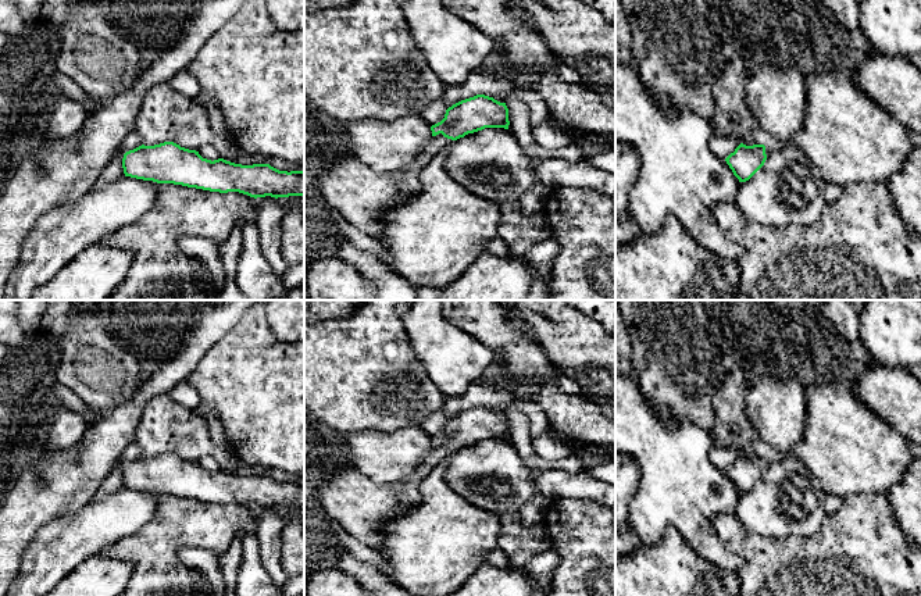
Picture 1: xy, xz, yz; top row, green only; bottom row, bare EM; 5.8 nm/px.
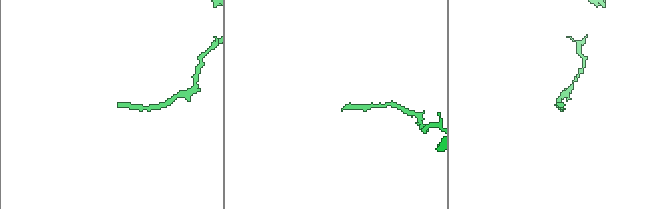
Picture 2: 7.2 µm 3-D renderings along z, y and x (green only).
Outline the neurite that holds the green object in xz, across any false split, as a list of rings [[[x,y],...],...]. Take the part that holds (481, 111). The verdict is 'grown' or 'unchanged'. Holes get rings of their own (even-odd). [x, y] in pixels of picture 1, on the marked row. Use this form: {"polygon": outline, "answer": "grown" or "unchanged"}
{"polygon": [[[476,94],[449,107],[445,118],[431,126],[432,138],[421,149],[421,154],[407,171],[376,172],[357,158],[349,156],[339,158],[331,168],[320,172],[320,193],[325,203],[332,210],[336,210],[347,222],[358,228],[361,232],[375,239],[381,239],[385,228],[382,221],[383,215],[395,206],[399,206],[420,193],[420,174],[439,151],[445,150],[453,140],[464,138],[468,133],[474,133],[485,128],[508,129],[508,125],[508,108],[506,103],[500,103],[485,94]]], "answer": "grown"}

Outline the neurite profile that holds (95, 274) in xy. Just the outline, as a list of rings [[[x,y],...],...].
[[[100,240],[75,256],[51,281],[36,288],[31,300],[108,300],[125,279],[132,261],[129,249],[111,247]]]

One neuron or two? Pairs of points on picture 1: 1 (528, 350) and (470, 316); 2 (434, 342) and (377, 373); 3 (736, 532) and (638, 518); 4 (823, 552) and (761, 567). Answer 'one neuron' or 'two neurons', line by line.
1: one neuron
2: two neurons
3: two neurons
4: one neuron

